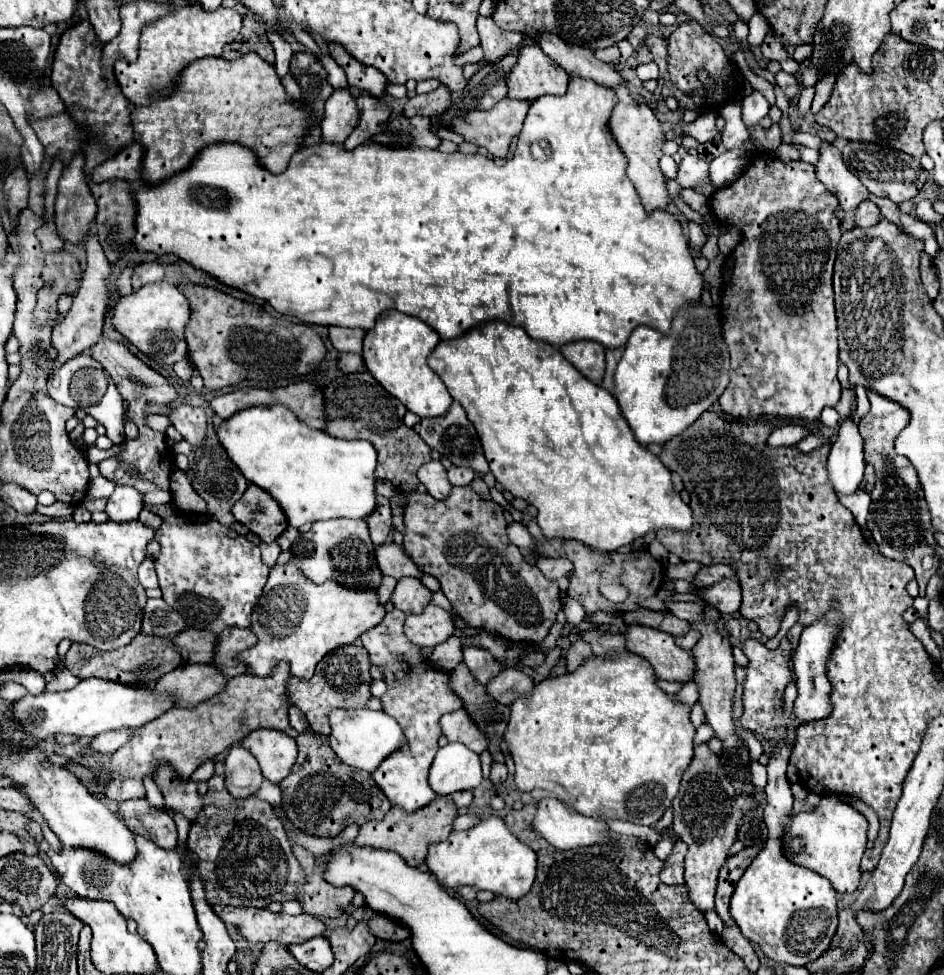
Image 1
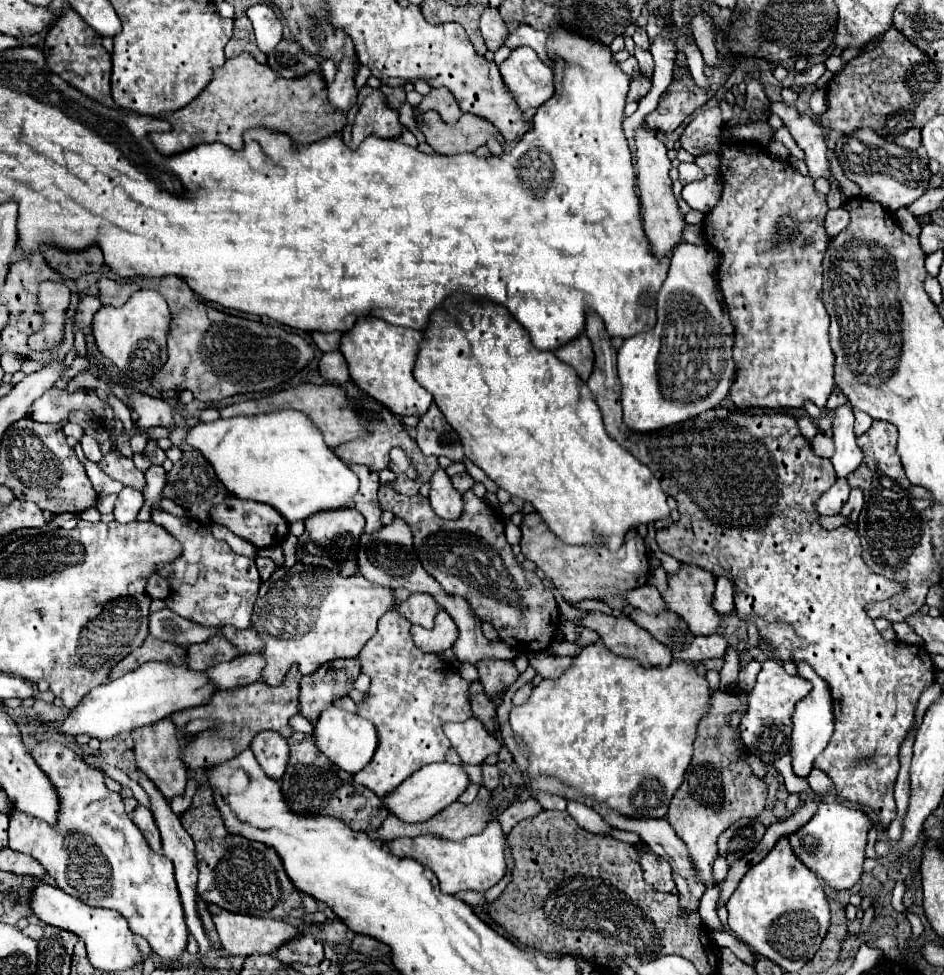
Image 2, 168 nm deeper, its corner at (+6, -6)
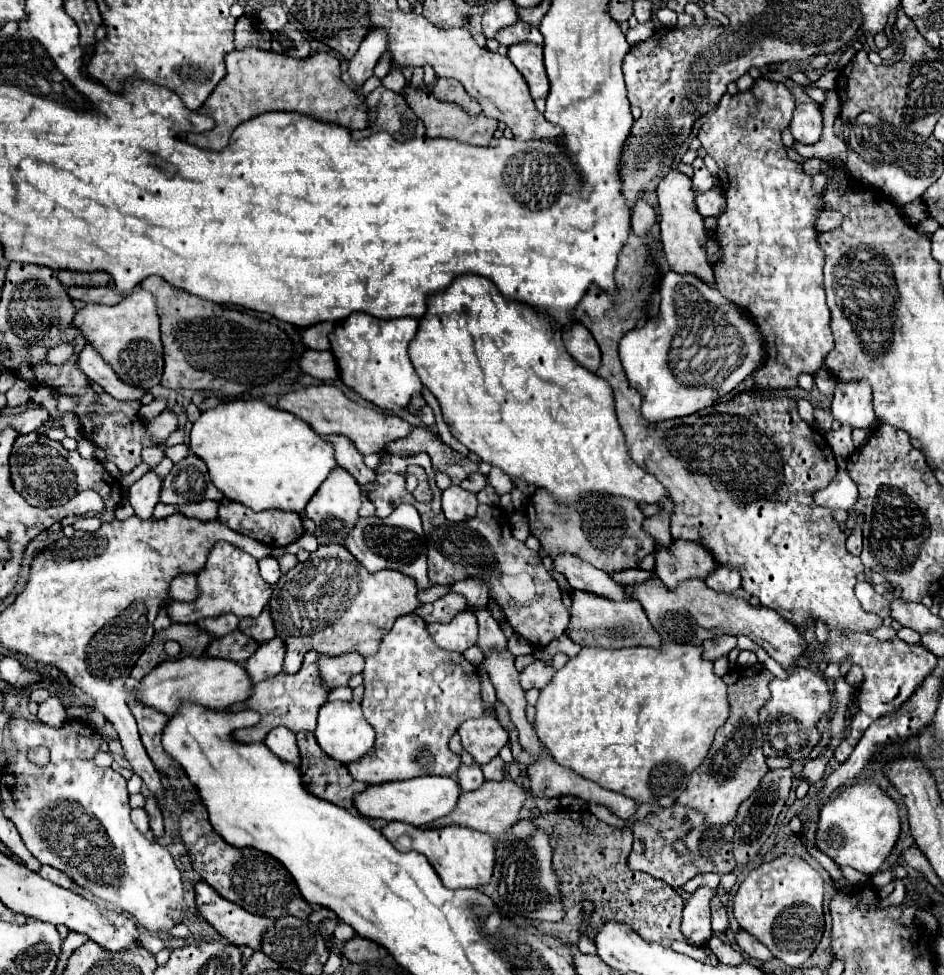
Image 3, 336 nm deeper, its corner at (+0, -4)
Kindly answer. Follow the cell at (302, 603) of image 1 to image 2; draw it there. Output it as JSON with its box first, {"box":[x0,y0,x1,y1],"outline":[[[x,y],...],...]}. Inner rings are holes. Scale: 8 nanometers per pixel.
{"box":[253,562,393,686],"outline":[[[297,562],[291,568],[277,568],[269,580],[265,580],[259,588],[259,598],[253,606],[253,628],[259,632],[261,640],[265,642],[263,658],[265,668],[261,670],[261,680],[269,686],[279,686],[285,672],[291,668],[291,664],[299,664],[299,672],[303,676],[315,672],[321,664],[335,660],[335,658],[355,658],[359,650],[365,646],[365,642],[375,634],[379,618],[393,606],[393,590],[371,584],[361,574],[341,578],[339,574],[329,574],[329,570],[317,570],[313,566],[307,566],[303,562]]]}

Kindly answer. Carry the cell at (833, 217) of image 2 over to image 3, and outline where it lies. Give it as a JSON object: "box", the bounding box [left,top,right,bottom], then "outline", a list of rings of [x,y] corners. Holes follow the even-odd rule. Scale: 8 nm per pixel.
{"box":[815,210,841,232],"outline":[[[823,210],[823,212],[819,212],[817,218],[815,218],[815,230],[817,230],[817,232],[833,230],[833,228],[837,228],[839,224],[841,224],[841,216],[839,216],[839,212],[835,212],[835,210]]]}

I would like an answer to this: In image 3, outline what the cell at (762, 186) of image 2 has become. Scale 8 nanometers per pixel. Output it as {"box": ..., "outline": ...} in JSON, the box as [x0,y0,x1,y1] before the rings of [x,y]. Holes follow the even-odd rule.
{"box":[697,78,833,390],"outline":[[[759,78],[759,80],[755,80],[755,84],[753,84],[749,90],[745,90],[745,92],[737,92],[735,96],[725,94],[725,96],[721,98],[717,110],[709,116],[709,120],[701,126],[701,130],[699,130],[699,134],[697,134],[697,138],[701,140],[701,144],[703,144],[703,148],[707,150],[707,154],[713,156],[715,162],[717,162],[717,166],[719,166],[718,176],[721,178],[722,186],[725,186],[724,193],[725,198],[727,198],[727,210],[725,210],[725,214],[721,214],[721,216],[717,218],[717,240],[719,240],[719,244],[721,244],[721,248],[723,248],[723,262],[715,264],[717,288],[719,288],[719,292],[721,292],[727,300],[731,300],[731,302],[735,302],[735,304],[739,304],[739,306],[743,306],[743,308],[747,308],[747,310],[751,312],[755,324],[757,324],[759,330],[761,330],[761,336],[763,336],[765,342],[767,342],[767,360],[765,360],[765,364],[755,372],[755,384],[757,384],[757,388],[761,388],[761,390],[789,390],[789,388],[797,386],[797,376],[799,376],[801,372],[815,374],[815,372],[823,366],[823,360],[825,360],[827,352],[831,352],[831,348],[833,348],[833,334],[831,334],[831,328],[829,328],[831,314],[829,314],[829,308],[827,308],[827,302],[825,302],[825,288],[823,288],[823,258],[825,258],[825,256],[823,256],[823,250],[821,250],[819,244],[817,244],[817,232],[815,232],[815,228],[813,228],[815,216],[823,210],[823,200],[813,192],[813,188],[811,188],[811,176],[807,176],[807,174],[803,172],[801,164],[793,162],[793,160],[787,156],[787,148],[785,148],[785,144],[783,144],[783,140],[781,140],[781,132],[789,126],[791,116],[793,116],[793,110],[795,110],[795,98],[793,98],[793,94],[787,90],[785,84]]]}

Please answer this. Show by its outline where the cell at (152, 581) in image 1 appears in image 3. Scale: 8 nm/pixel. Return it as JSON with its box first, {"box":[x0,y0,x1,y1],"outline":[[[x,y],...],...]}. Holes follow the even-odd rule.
{"box":[171,574,199,602],"outline":[[[183,574],[177,576],[171,582],[171,598],[173,600],[181,600],[181,602],[193,602],[199,596],[199,586],[197,586],[197,578],[191,574]]]}

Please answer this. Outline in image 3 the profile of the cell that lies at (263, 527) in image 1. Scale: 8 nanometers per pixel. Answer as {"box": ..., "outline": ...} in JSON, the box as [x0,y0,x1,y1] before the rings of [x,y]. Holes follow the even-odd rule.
{"box":[219,500,303,548],"outline":[[[223,500],[219,504],[219,520],[231,530],[251,536],[269,548],[289,546],[303,536],[301,516],[283,510],[253,512],[239,502]]]}

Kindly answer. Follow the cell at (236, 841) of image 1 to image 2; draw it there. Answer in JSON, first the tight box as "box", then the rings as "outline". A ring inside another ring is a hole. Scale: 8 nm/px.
{"box":[181,784,305,918],"outline":[[[201,784],[197,794],[193,796],[193,808],[181,816],[183,828],[191,834],[195,842],[197,866],[199,866],[199,884],[197,894],[205,904],[215,904],[223,910],[247,916],[263,916],[263,918],[283,918],[295,916],[301,918],[305,914],[301,894],[287,876],[279,854],[263,844],[253,842],[245,836],[231,834],[223,818],[215,806],[213,790]]]}

